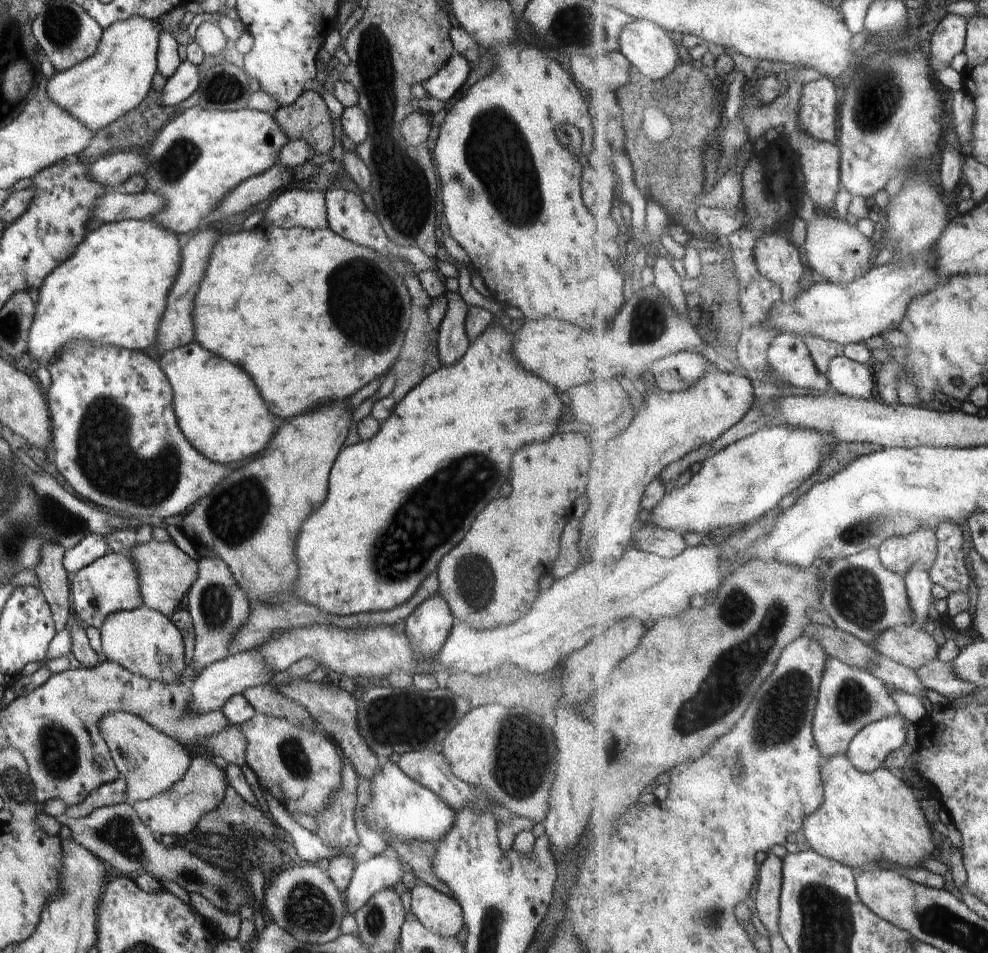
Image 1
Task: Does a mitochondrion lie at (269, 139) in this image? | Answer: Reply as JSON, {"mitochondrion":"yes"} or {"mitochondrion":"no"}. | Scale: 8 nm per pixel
{"mitochondrion":"no"}

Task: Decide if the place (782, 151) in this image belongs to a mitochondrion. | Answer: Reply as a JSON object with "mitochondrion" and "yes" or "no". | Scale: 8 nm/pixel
{"mitochondrion":"no"}

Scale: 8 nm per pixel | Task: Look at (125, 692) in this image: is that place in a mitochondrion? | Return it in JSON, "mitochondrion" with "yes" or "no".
{"mitochondrion":"no"}

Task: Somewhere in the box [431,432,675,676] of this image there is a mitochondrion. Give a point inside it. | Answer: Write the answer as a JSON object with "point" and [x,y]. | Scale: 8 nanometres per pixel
{"point":[475,575]}

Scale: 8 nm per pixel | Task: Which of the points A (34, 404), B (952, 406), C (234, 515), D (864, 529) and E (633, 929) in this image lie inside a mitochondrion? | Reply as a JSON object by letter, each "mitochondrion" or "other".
{"A":"other","B":"other","C":"mitochondrion","D":"mitochondrion","E":"other"}

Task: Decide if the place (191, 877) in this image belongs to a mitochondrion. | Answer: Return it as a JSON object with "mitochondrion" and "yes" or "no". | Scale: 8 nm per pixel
{"mitochondrion":"yes"}

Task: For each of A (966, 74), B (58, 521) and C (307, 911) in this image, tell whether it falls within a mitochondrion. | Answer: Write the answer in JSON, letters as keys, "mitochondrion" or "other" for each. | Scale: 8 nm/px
{"A":"other","B":"mitochondrion","C":"mitochondrion"}

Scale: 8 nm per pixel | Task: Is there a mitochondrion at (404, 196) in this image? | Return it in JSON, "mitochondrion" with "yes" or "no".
{"mitochondrion":"yes"}

